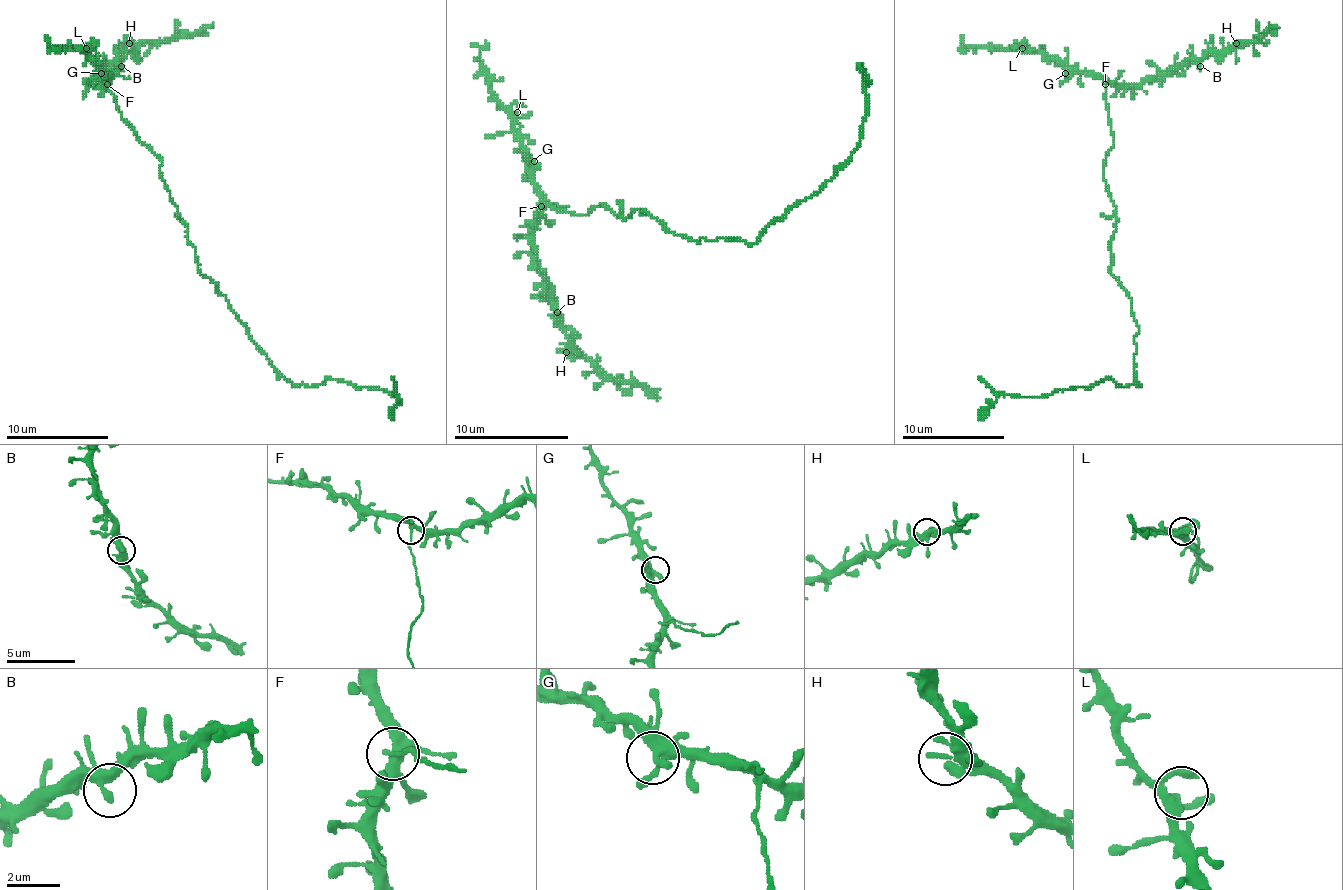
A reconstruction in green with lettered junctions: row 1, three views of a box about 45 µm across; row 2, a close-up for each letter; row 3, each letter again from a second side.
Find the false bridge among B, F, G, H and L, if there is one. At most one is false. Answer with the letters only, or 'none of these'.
F

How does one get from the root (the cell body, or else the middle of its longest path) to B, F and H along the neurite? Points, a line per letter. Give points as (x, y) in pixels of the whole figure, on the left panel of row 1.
B: (187, 234), (162, 178), (162, 163), (121, 117), (108, 86), (101, 84), (116, 61), (121, 66)
F: (187, 234), (162, 178), (162, 163), (121, 117), (106, 84)
H: (187, 234), (162, 178), (162, 163), (121, 117), (108, 86), (101, 84), (131, 48), (129, 43)

